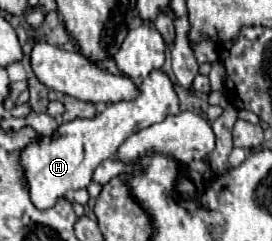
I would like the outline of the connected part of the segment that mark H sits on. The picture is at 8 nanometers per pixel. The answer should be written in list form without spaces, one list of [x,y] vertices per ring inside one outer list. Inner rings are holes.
[[[161,70],[151,72],[139,86],[139,96],[135,100],[113,102],[105,108],[105,112],[95,118],[77,118],[73,122],[65,122],[53,136],[41,136],[37,144],[29,144],[21,152],[21,164],[25,168],[25,178],[29,186],[31,200],[37,208],[51,208],[61,196],[69,190],[87,188],[91,182],[93,170],[107,158],[111,158],[119,146],[141,128],[163,122],[167,116],[179,114],[179,98],[173,82]]]

